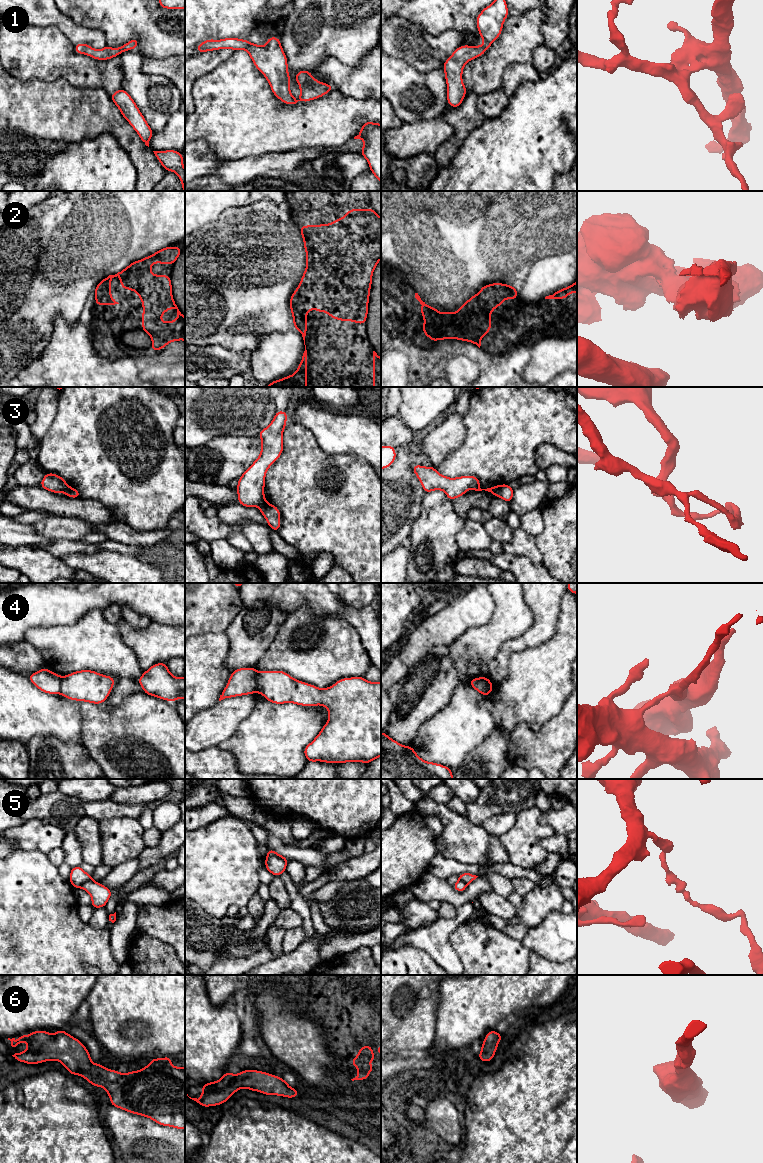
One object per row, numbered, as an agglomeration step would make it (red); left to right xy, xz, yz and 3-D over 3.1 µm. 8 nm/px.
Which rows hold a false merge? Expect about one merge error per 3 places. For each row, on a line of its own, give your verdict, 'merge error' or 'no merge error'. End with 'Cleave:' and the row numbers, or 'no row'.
1: no merge error
2: no merge error
3: merge error
4: merge error
5: merge error
6: no merge error
Cleave: 3, 4, 5

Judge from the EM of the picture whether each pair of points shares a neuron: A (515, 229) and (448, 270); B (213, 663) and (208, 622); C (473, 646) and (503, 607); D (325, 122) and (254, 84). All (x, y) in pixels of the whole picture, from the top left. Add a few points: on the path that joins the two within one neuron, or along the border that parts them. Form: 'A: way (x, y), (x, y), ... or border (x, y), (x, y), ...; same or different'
A: way (498, 240), (468, 270), (465, 270); same
B: border (224, 631), (205, 632), (195, 635); different
C: way (483, 637), (503, 617); same
D: way (305, 122), (284, 122), (266, 104); same

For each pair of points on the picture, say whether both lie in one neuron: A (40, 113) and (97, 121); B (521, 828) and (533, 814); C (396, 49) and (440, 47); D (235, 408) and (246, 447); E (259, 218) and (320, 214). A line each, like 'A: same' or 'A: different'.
A: same
B: same
C: same
D: different
E: different

